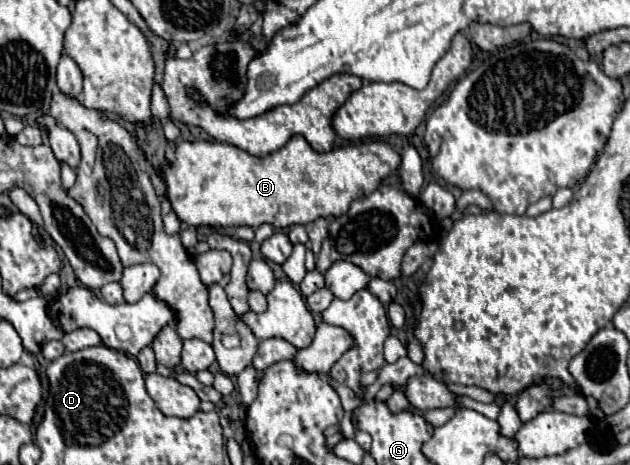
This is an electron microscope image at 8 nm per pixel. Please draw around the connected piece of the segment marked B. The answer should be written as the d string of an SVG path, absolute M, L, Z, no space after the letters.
M293 135L281 149L265 157L253 157L235 145L219 141L179 141L175 145L173 163L165 163L157 169L161 181L167 189L167 199L179 217L179 221L189 227L259 227L263 223L273 225L275 229L287 229L291 225L305 225L317 217L339 217L349 209L351 201L377 189L379 181L393 173L399 165L399 155L383 141L353 143L335 147L327 153L317 153L301 137Z

